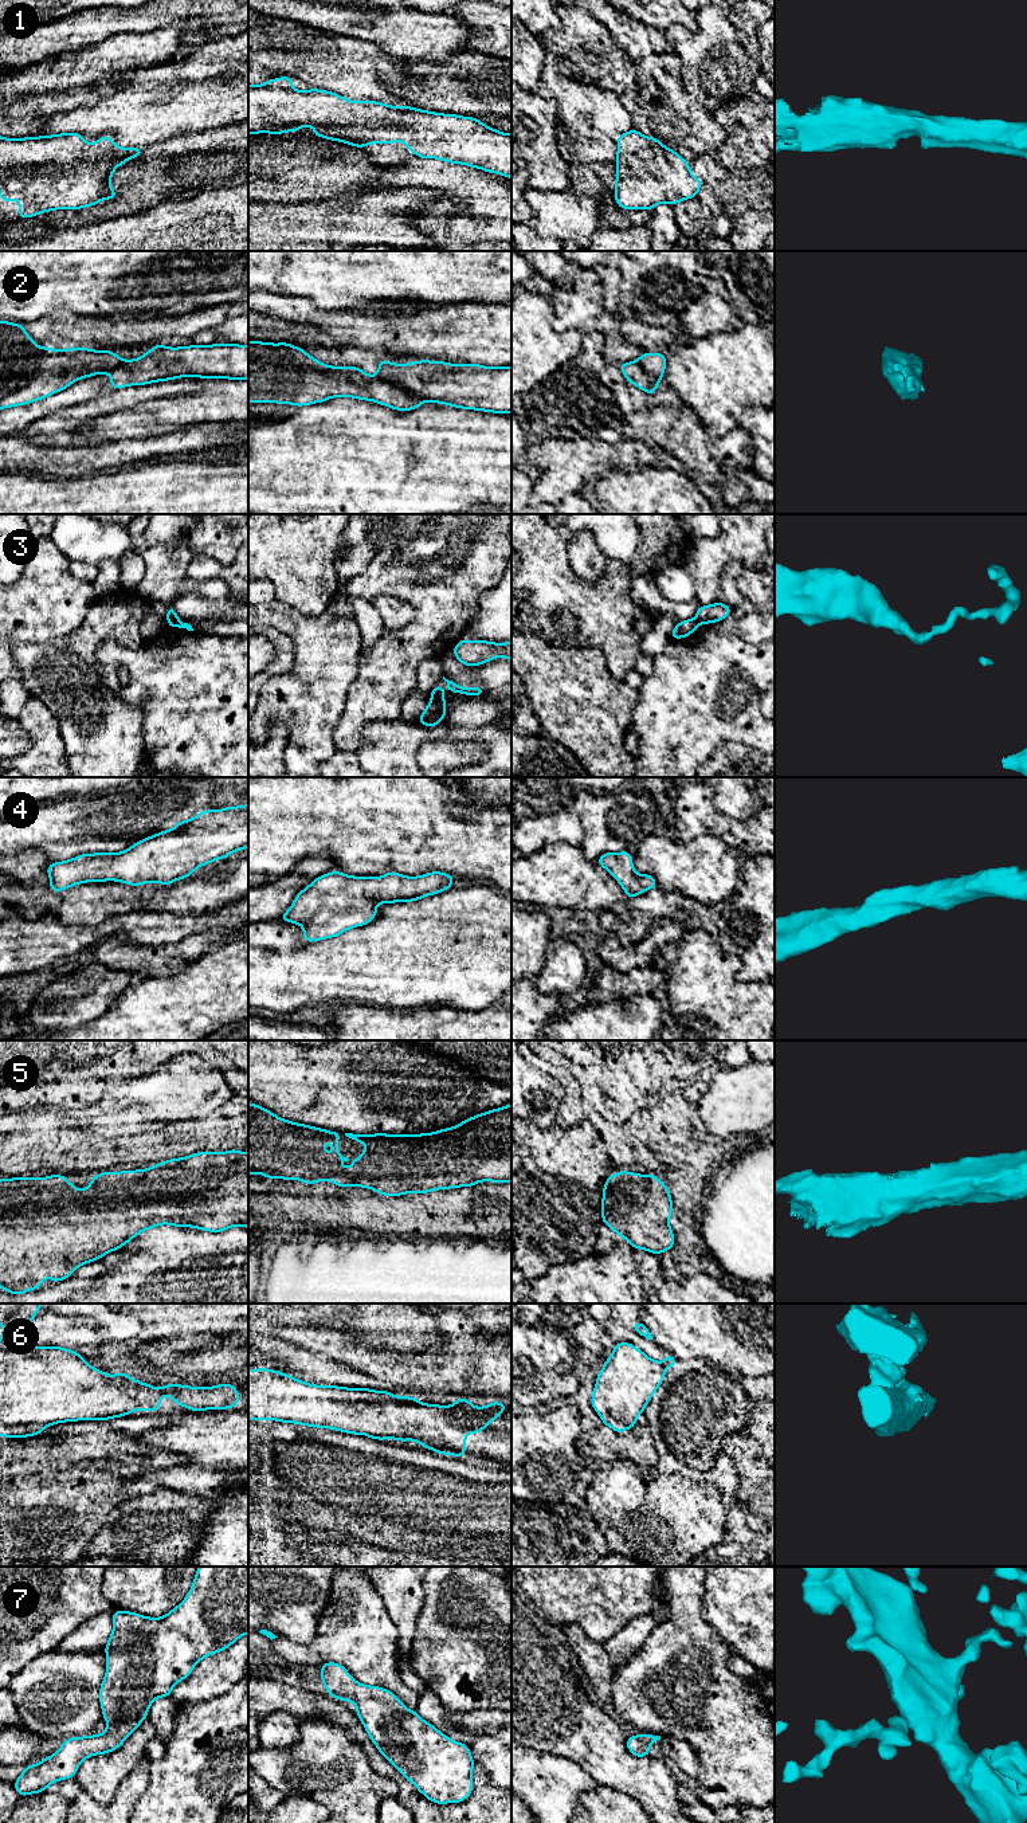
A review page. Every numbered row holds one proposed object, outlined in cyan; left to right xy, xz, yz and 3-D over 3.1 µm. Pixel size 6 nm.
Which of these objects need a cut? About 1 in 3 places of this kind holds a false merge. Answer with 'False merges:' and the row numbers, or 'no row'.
False merges: 2, 3, 6

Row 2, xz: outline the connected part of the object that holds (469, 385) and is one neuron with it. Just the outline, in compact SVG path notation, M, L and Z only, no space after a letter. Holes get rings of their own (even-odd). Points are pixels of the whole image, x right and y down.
M381 358L376 376L424 401L463 409L511 413L511 366L490 368L470 362L452 365L428 360L393 364Z

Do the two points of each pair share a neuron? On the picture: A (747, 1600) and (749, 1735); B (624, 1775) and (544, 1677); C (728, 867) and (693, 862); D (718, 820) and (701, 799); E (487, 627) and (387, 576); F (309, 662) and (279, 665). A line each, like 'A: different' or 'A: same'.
A: different
B: same
C: same
D: same
E: different
F: different

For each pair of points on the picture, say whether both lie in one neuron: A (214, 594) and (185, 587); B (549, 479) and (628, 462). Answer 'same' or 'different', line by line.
A: same
B: same

